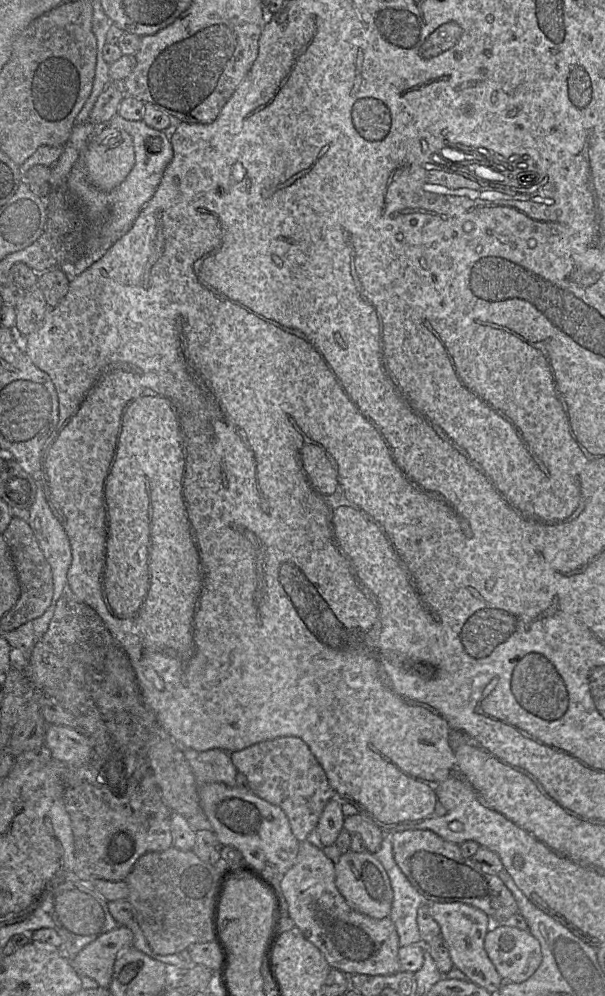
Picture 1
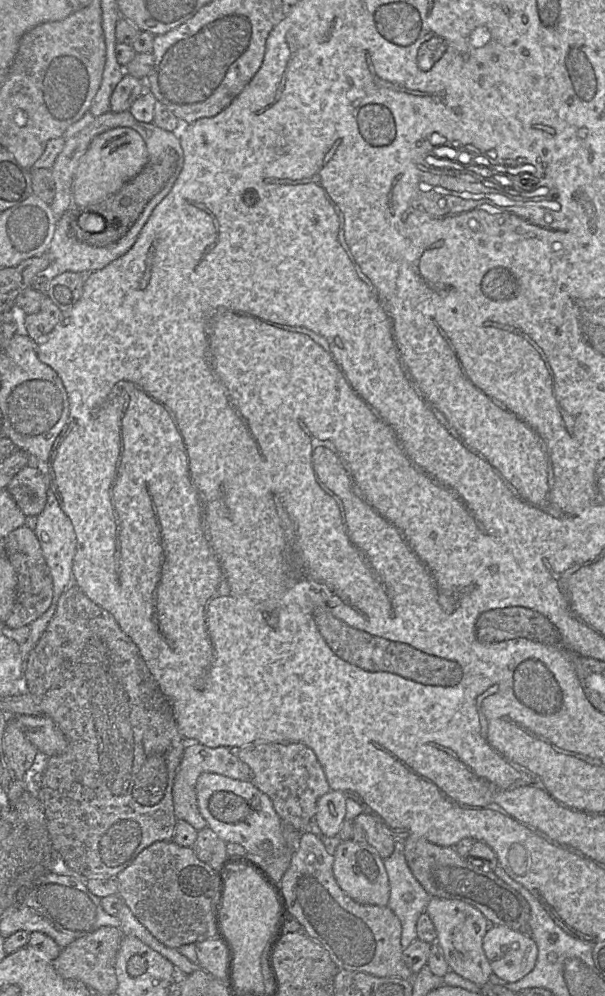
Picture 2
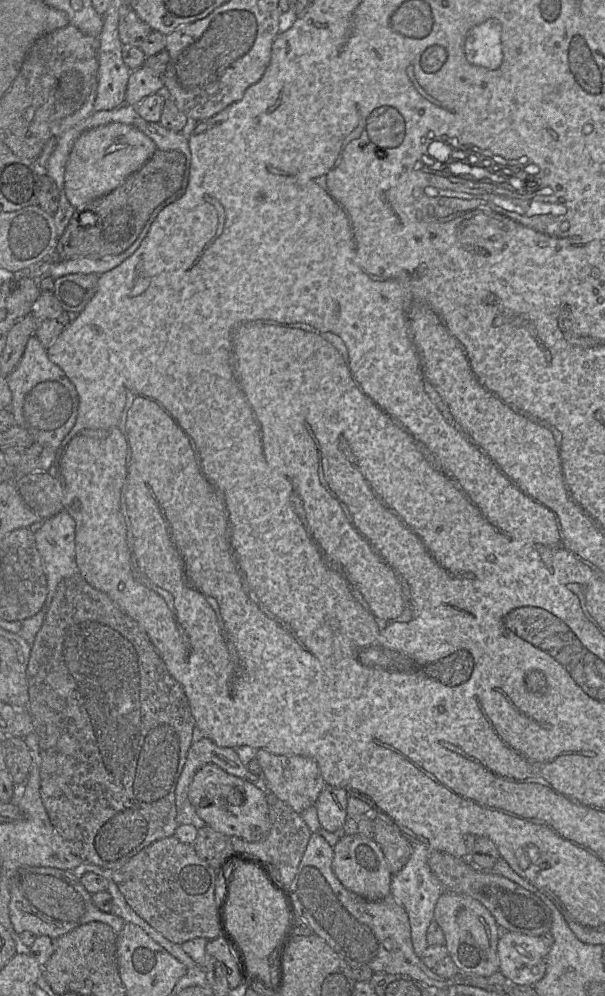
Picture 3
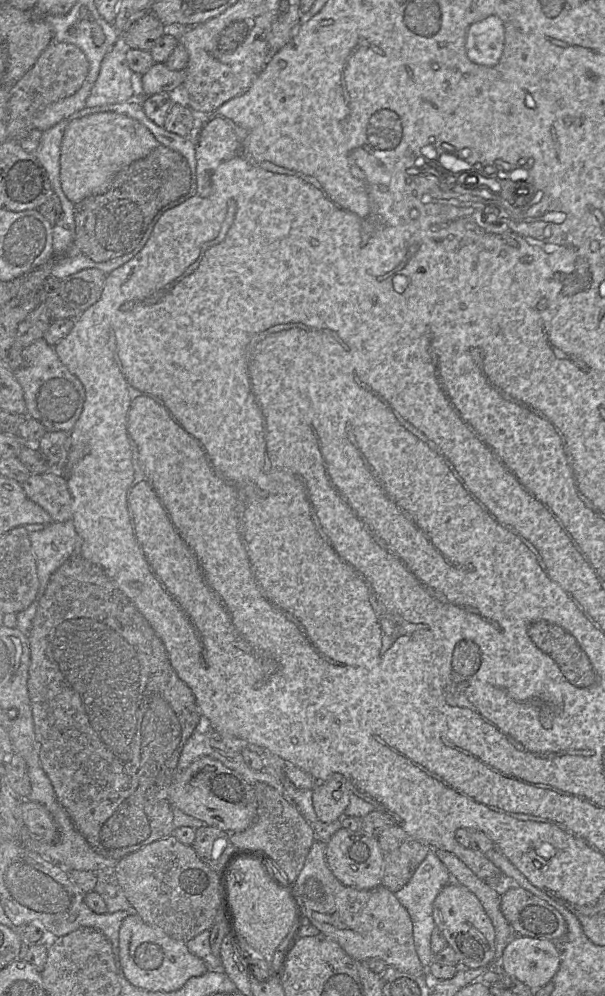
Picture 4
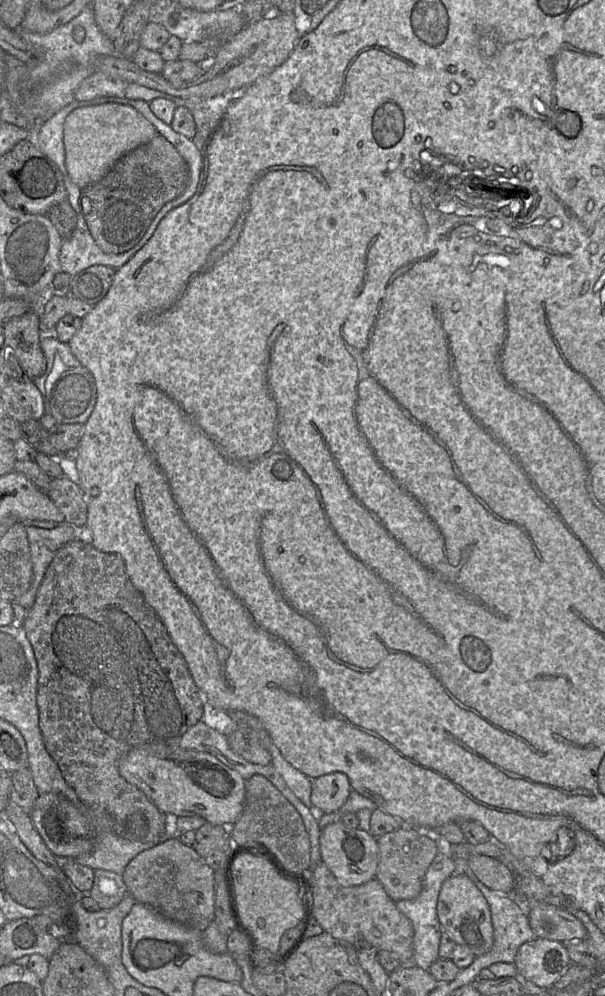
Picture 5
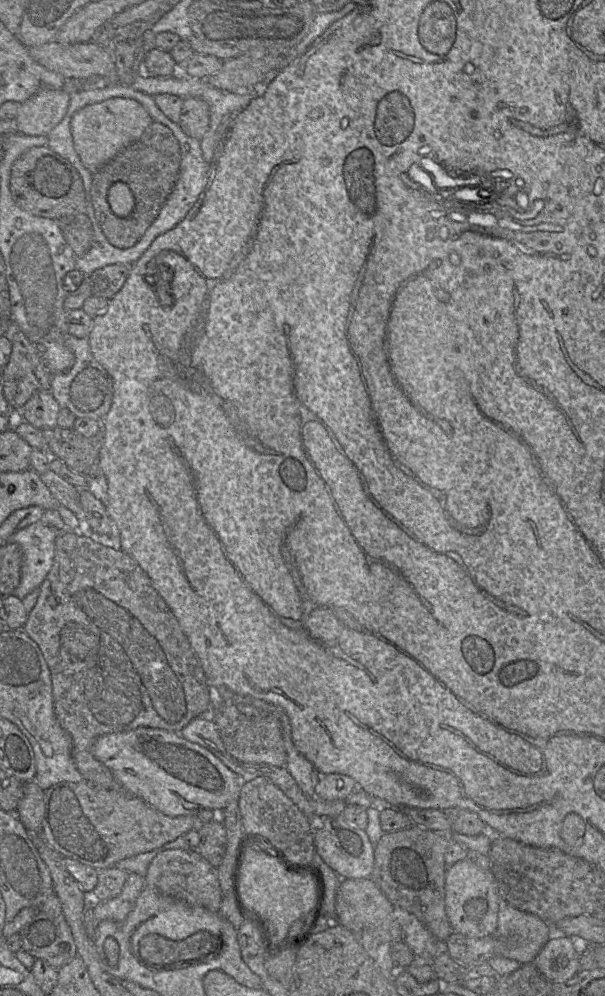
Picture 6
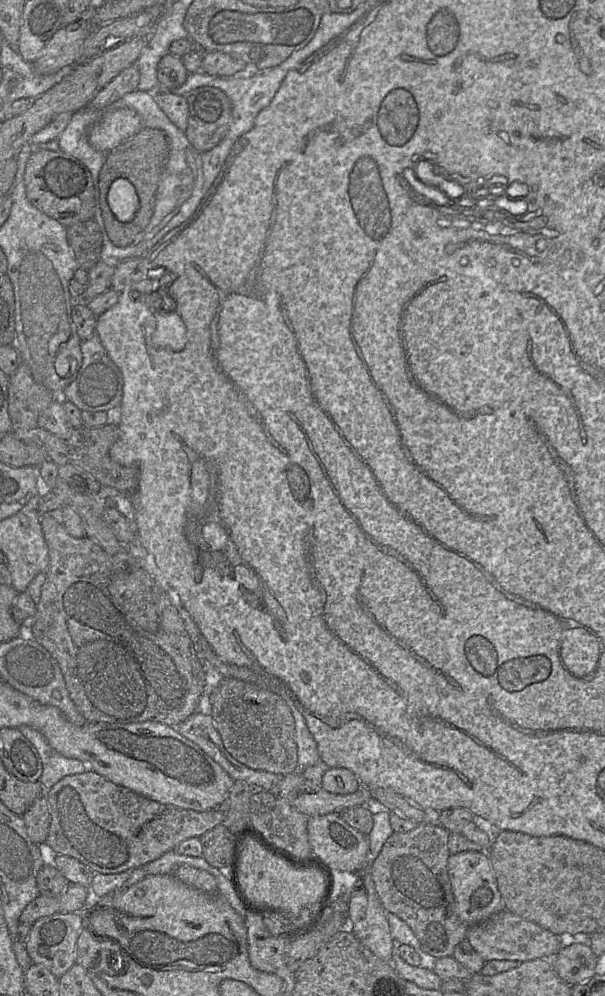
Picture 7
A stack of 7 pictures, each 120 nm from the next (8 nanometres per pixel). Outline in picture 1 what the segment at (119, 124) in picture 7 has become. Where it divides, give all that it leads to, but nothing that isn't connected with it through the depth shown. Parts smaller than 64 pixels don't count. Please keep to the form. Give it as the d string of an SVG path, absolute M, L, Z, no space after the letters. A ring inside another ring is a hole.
M105 127L92 138L85 153L85 169L89 181L105 192L118 187L134 164L133 139L120 128Z

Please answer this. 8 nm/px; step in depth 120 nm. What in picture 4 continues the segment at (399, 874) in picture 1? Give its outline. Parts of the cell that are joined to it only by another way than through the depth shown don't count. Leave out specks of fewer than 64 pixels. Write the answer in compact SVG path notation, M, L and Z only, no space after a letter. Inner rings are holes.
M430 850L408 883L394 893L395 897L410 915L415 950L422 966L426 970L433 962L430 948L431 934L436 927L433 919L433 903L441 889L451 881L451 875L445 865L436 856L434 850Z

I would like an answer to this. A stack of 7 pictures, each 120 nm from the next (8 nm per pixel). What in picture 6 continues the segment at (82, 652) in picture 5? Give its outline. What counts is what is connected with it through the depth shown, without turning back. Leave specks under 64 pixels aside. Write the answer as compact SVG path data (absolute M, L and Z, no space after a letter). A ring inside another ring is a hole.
M60 531L55 542L53 565L40 586L35 607L28 615L24 631L38 645L50 670L55 715L72 738L72 757L83 779L89 784L108 790L122 790L112 772L92 753L95 740L105 734L150 727L179 733L191 720L199 717L210 702L209 682L191 644L165 600L154 588L151 579L137 561L122 550L115 550L73 531Z

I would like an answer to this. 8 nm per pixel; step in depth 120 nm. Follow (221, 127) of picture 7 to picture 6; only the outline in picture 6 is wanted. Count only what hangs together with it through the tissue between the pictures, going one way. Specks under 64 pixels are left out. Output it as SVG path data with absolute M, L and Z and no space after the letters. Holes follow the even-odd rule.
M195 97L183 101L179 125L186 135L201 141L209 129L209 123L210 112L206 101Z

